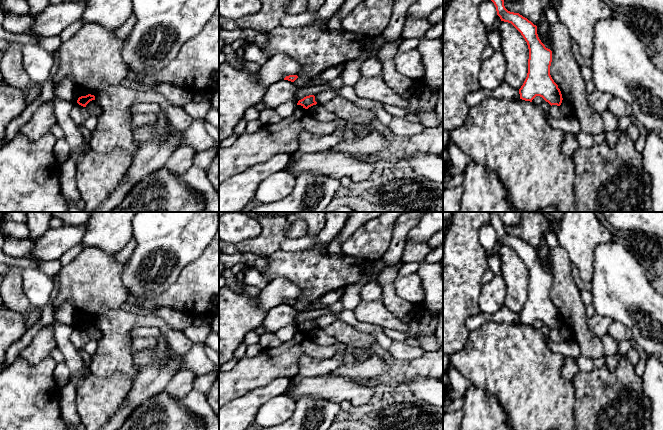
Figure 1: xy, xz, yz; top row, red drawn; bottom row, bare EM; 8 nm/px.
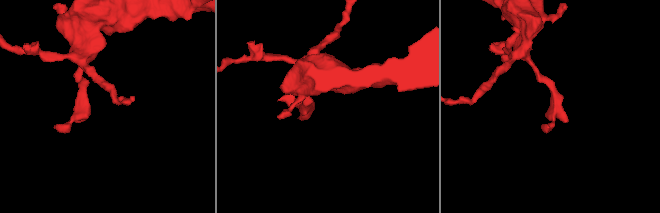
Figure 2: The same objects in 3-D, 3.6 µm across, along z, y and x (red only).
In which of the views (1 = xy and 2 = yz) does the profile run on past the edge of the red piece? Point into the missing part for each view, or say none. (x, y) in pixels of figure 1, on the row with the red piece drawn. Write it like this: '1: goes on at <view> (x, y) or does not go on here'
1: does not go on here
2: does not go on here

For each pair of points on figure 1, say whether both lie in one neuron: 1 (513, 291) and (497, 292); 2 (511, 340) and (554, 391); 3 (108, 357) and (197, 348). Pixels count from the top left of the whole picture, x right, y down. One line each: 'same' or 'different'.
1: different
2: same
3: different

